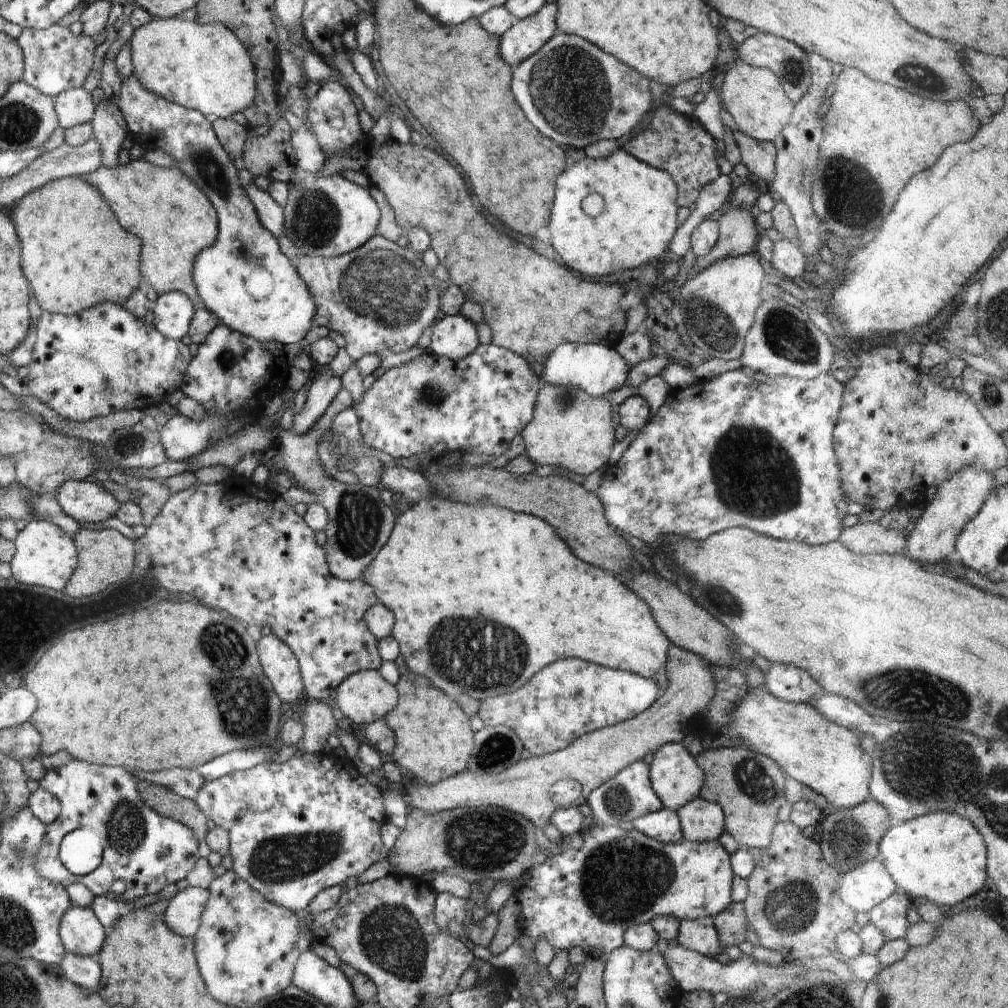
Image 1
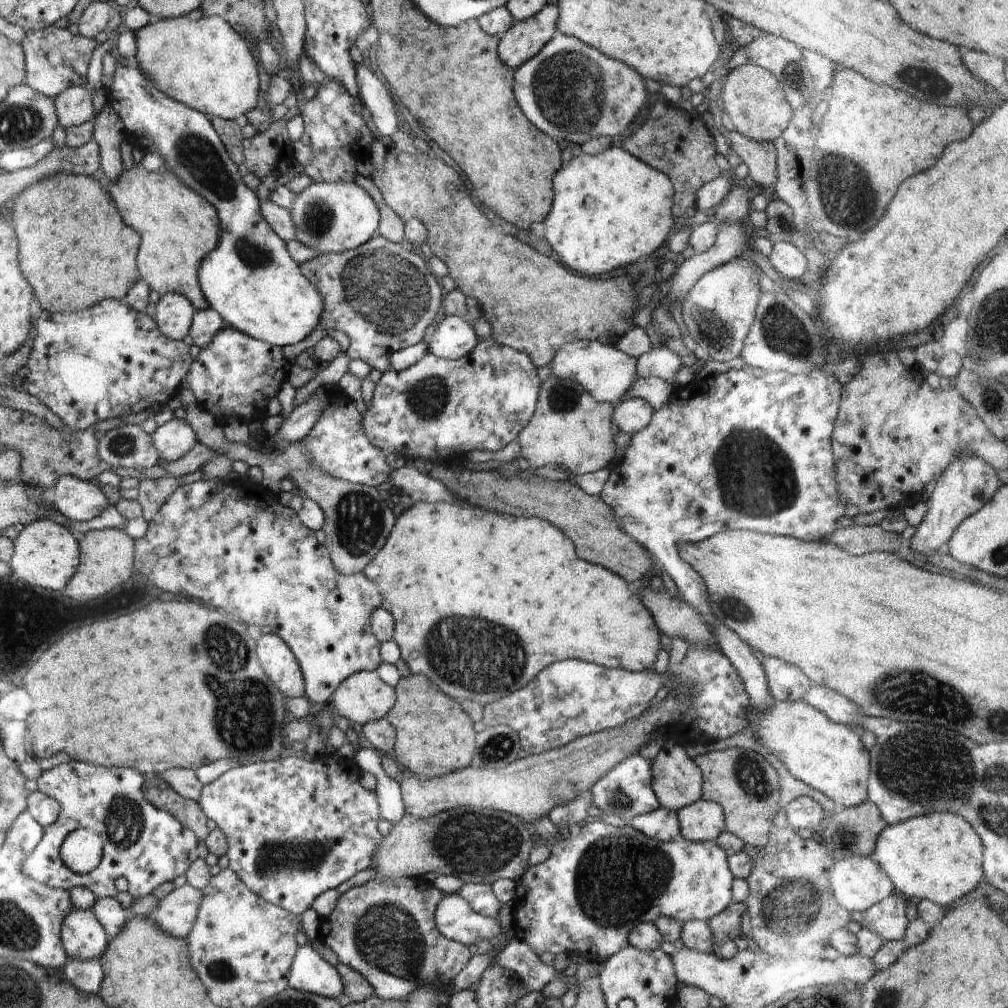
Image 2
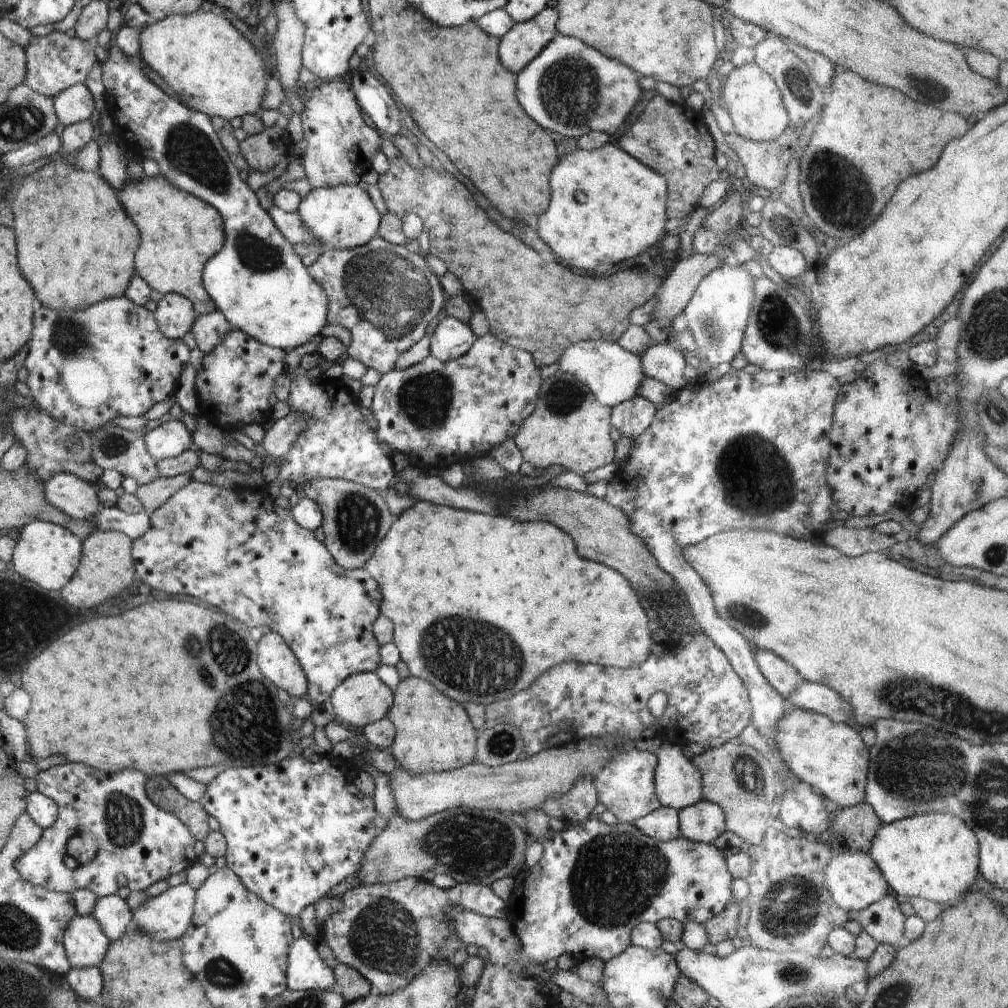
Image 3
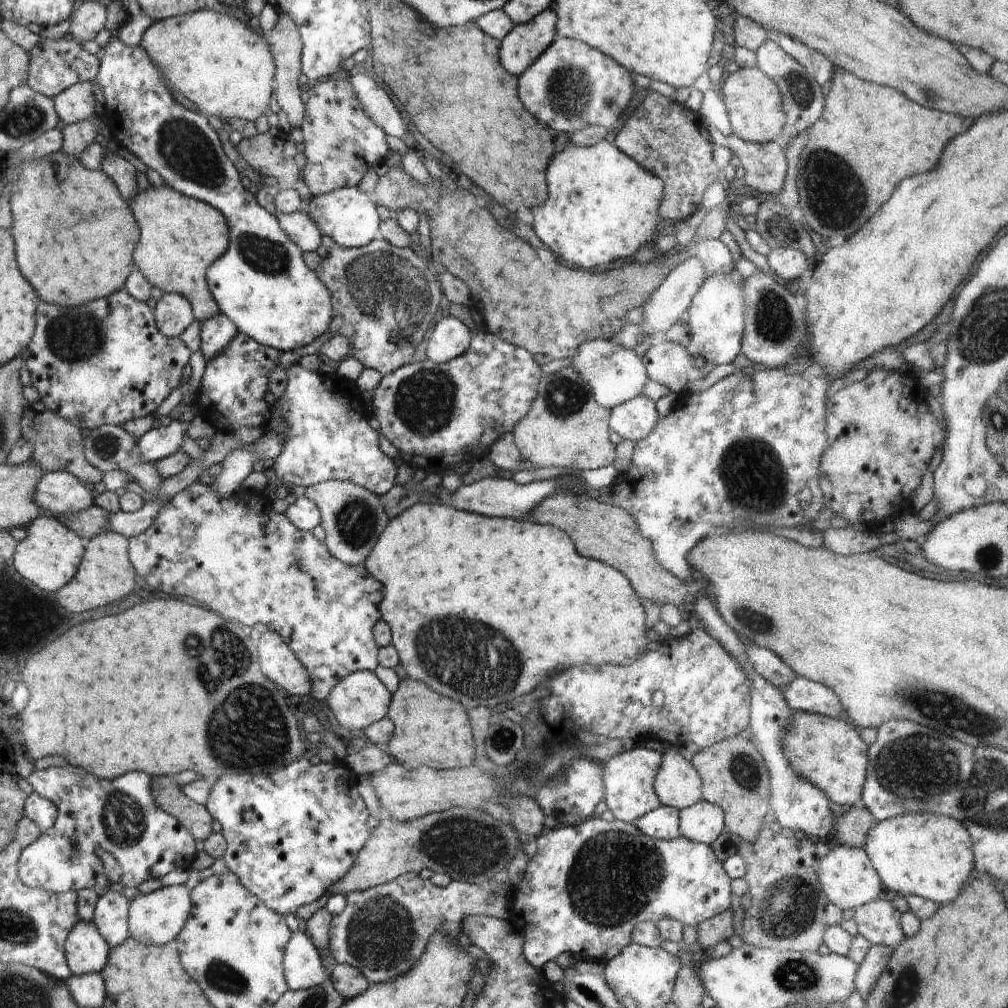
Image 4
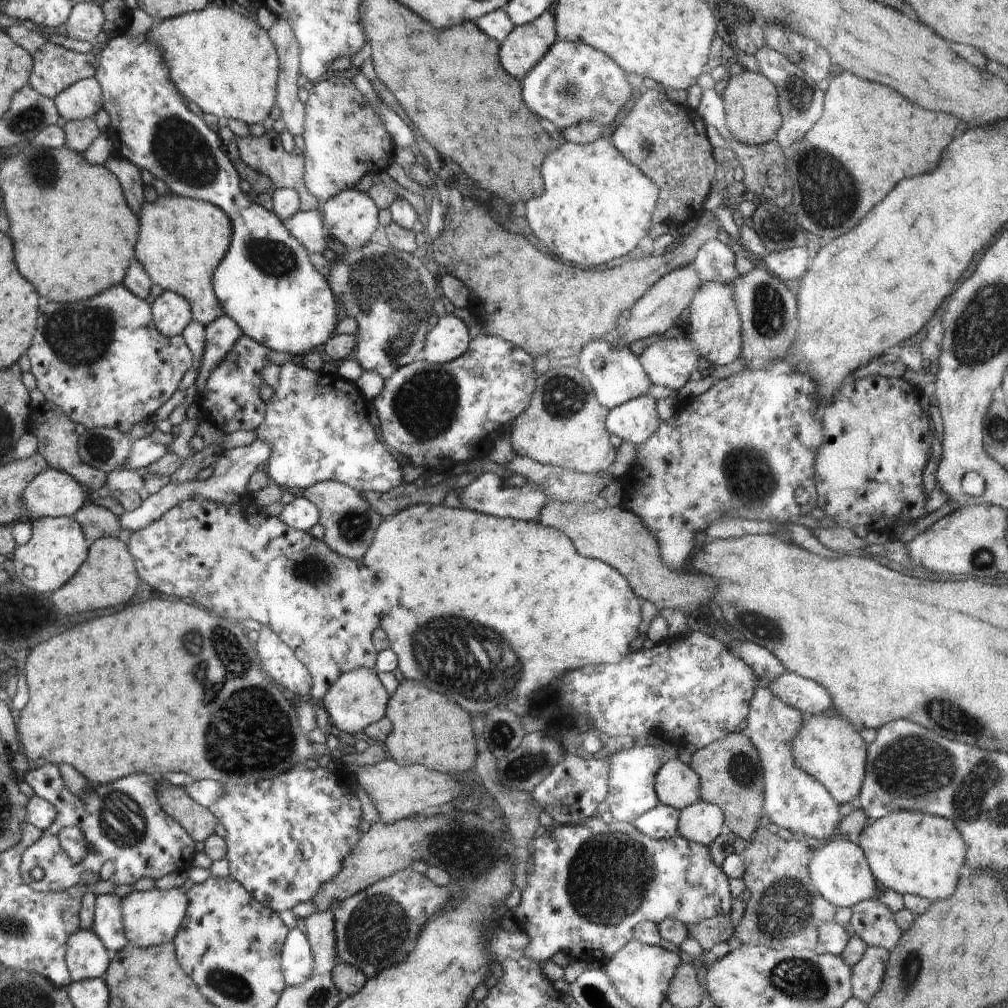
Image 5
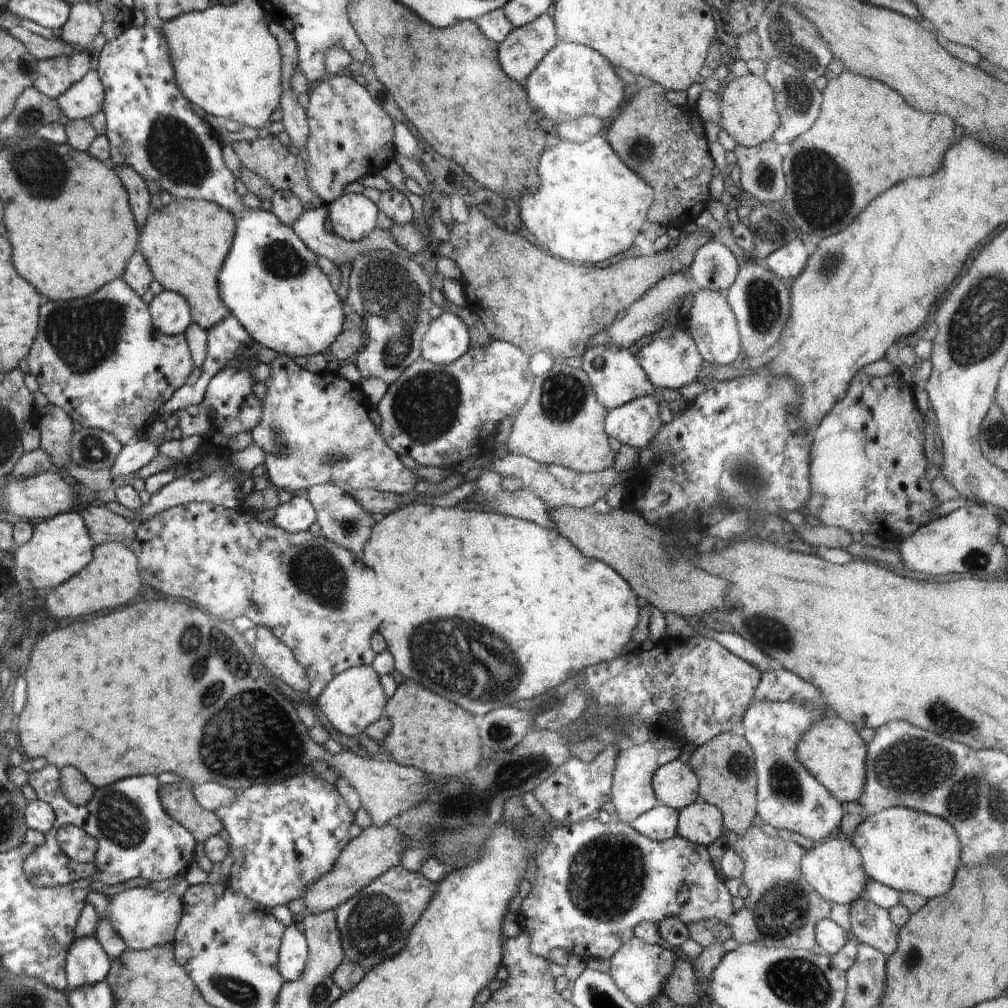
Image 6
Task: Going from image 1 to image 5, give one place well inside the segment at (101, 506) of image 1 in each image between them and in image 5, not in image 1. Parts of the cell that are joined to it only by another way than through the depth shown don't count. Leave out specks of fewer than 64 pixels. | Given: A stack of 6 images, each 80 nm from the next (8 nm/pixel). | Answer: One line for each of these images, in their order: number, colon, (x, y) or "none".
2: (80, 501)
3: (78, 499)
4: (59, 492)
5: (54, 493)

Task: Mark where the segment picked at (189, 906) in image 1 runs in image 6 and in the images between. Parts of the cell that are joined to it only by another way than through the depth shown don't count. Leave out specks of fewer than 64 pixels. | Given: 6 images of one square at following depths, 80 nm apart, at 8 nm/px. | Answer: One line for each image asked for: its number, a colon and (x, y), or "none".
2: (176, 914)
3: (166, 917)
4: (157, 918)
5: (153, 917)
6: (145, 918)

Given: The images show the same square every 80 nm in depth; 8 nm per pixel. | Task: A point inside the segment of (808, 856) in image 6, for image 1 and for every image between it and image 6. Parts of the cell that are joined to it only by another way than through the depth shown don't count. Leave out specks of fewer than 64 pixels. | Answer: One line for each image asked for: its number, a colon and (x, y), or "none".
1: (863, 888)
2: (857, 882)
3: (854, 881)
4: (846, 875)
5: (839, 870)

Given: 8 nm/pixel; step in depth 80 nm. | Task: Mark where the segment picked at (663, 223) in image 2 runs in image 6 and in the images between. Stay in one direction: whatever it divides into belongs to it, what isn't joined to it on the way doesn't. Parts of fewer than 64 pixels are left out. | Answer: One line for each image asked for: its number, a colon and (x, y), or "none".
3: (606, 206)
4: (602, 205)
5: (597, 206)
6: (590, 206)

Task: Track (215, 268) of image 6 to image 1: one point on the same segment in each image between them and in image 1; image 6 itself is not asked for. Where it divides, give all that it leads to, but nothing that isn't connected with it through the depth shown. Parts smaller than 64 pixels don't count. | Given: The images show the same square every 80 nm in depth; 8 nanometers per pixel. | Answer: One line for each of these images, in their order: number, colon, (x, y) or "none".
1: (176, 220)
2: (179, 227)
3: (180, 232)
4: (181, 237)
5: (182, 240)

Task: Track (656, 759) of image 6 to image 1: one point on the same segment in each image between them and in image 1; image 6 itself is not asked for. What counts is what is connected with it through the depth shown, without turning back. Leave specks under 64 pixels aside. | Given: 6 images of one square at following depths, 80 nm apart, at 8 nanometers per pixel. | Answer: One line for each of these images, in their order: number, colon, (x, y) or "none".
1: (629, 795)
2: (627, 791)
3: (626, 785)
4: (629, 778)
5: (631, 782)

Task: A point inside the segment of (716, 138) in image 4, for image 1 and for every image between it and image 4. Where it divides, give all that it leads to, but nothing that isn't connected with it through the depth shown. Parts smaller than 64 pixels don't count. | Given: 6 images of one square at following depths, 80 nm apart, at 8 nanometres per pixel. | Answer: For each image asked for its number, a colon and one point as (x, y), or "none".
1: (759, 156)
2: (760, 157)
3: (762, 160)

